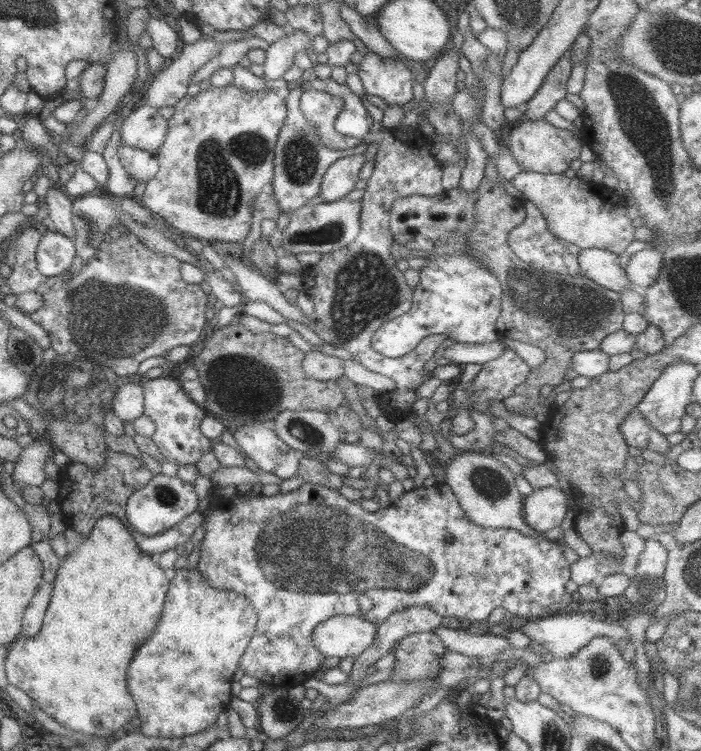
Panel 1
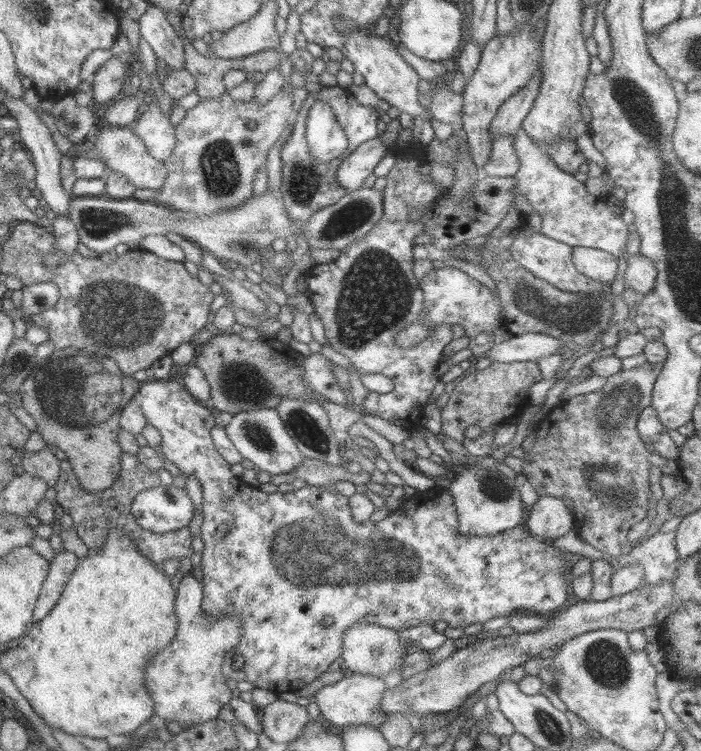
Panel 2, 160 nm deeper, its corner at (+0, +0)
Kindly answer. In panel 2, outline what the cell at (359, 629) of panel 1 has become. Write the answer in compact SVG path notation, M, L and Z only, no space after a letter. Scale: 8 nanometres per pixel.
M354 624L353 626L347 628L347 630L344 632L340 645L340 657L344 660L343 666L345 666L349 672L352 672L352 674L375 676L375 678L378 680L379 678L382 678L382 676L389 674L392 670L399 673L404 670L406 673L408 673L408 668L403 665L401 658L406 651L403 650L403 652L401 652L401 640L399 639L399 636L395 631L389 630L388 628L379 627L375 624Z

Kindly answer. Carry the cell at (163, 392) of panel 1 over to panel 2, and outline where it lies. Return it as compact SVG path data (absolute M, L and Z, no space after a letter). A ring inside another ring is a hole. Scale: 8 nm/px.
M147 379L142 382L134 396L136 405L140 408L146 424L157 430L160 438L161 456L168 460L173 466L179 469L179 474L183 477L193 476L201 485L202 503L201 514L203 522L200 526L200 537L203 541L203 550L200 556L199 569L203 578L201 578L202 588L202 612L209 618L228 618L234 616L238 622L238 642L223 657L220 671L226 679L236 682L250 682L255 688L261 690L270 690L275 695L292 697L301 693L305 684L313 682L317 676L323 674L329 668L329 664L341 656L341 641L344 632L354 624L375 624L379 627L385 627L389 630L403 631L405 628L420 625L429 622L433 624L437 620L443 620L445 624L453 628L465 628L469 624L482 624L495 618L495 616L508 616L512 613L535 613L538 616L547 616L561 608L567 597L567 585L565 579L572 576L570 565L572 559L560 555L553 546L540 543L533 536L529 535L522 524L515 528L509 528L493 536L465 536L457 530L457 514L453 507L451 495L445 489L431 488L427 491L413 492L411 499L404 503L398 509L391 512L378 523L355 523L349 513L348 499L339 495L337 492L323 491L323 488L305 486L299 490L293 490L286 494L275 492L266 494L257 487L249 488L244 486L239 477L233 476L229 471L230 465L219 456L217 450L213 447L210 431L214 425L214 417L209 410L205 409L202 402L194 399L178 380L166 379ZM219 526L229 526L227 535L220 535L217 531ZM325 616L333 619L333 622L327 627L322 625ZM229 656L242 656L245 660L244 665L239 670L231 670L233 658Z

